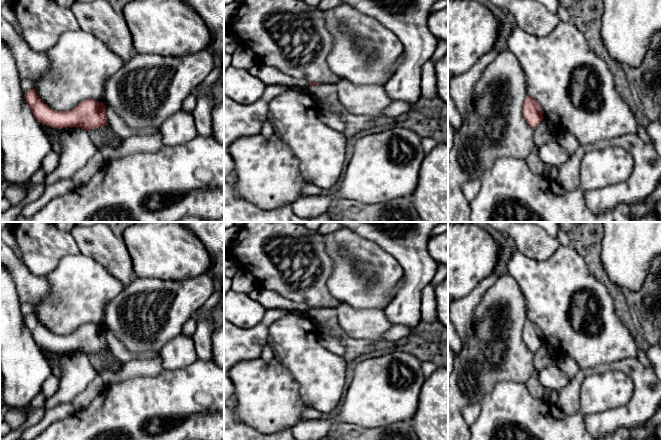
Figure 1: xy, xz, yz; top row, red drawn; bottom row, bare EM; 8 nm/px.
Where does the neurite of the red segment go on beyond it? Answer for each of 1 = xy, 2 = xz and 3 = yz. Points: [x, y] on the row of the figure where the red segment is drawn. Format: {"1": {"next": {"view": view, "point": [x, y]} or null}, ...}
{"1": {"next": null}, "2": {"next": null}, "3": {"next": null}}

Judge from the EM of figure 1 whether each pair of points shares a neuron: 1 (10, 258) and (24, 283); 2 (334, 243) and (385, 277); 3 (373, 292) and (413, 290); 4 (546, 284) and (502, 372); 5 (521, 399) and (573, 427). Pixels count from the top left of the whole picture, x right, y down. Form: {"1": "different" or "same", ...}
{"1": "same", "2": "same", "3": "different", "4": "different", "5": "same"}

